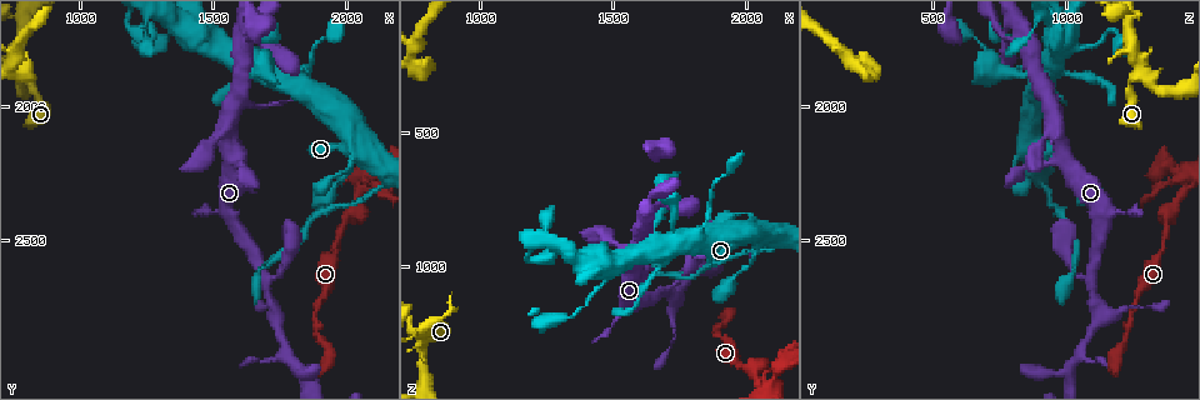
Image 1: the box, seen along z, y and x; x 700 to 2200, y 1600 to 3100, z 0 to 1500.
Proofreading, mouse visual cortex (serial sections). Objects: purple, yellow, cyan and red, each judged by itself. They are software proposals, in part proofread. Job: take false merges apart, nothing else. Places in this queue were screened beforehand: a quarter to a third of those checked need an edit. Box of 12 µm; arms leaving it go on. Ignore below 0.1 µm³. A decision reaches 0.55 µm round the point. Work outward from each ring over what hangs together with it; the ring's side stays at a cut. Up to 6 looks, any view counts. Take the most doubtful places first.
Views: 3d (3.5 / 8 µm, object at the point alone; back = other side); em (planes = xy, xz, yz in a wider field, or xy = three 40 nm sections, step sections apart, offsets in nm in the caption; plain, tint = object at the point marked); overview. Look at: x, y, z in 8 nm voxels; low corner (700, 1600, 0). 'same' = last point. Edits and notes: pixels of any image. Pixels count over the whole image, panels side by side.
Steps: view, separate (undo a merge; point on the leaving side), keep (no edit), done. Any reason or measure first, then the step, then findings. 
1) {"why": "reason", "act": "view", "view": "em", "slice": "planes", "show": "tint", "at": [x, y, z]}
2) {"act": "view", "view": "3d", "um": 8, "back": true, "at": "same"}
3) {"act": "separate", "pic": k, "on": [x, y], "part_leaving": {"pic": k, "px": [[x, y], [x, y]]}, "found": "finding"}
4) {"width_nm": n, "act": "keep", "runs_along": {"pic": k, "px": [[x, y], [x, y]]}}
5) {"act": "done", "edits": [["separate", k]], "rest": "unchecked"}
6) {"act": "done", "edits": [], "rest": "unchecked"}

{"why": "sharp bend", "act": "view", "view": "3d", "um": 8, "back": true, "at": [2120, 2320, 940]}

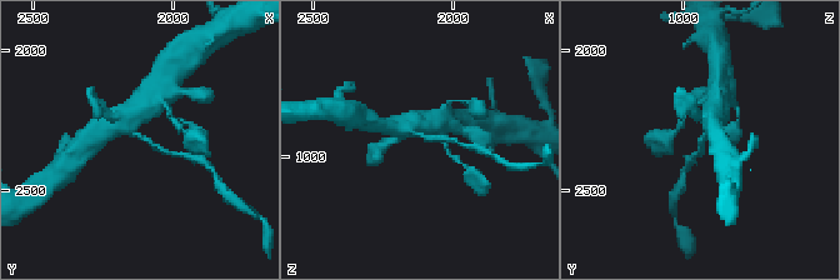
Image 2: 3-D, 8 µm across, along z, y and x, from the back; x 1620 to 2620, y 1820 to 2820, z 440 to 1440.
{"act": "view", "view": "em", "slice": "xy", "step": 1, "show": "tint", "at": [2110, 2310, 920]}

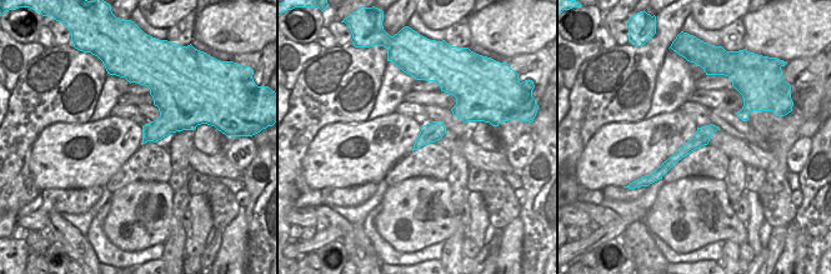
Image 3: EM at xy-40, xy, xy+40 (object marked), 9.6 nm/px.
{"act": "separate", "pic": 2, "on": [155, 146], "part_leaving": {"pic": 2, "px": [[138, 135], [165, 153], [185, 155]]}, "found": "two cells meet here"}

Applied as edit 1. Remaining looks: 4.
{"why": "see it whole again", "act": "view", "view": "overview"}

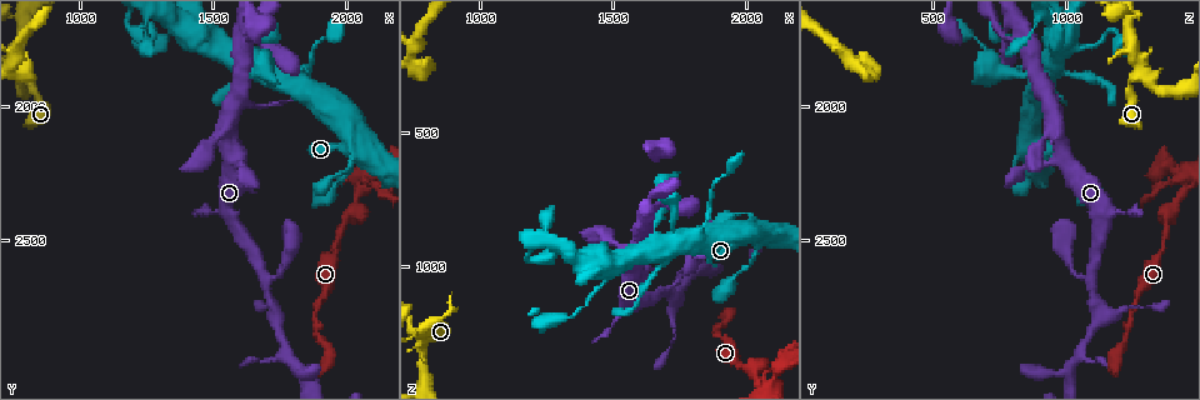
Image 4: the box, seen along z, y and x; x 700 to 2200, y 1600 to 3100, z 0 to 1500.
{"why": "thin neck", "act": "view", "view": "3d", "um": 8, "at": [2110, 2250, 1420]}

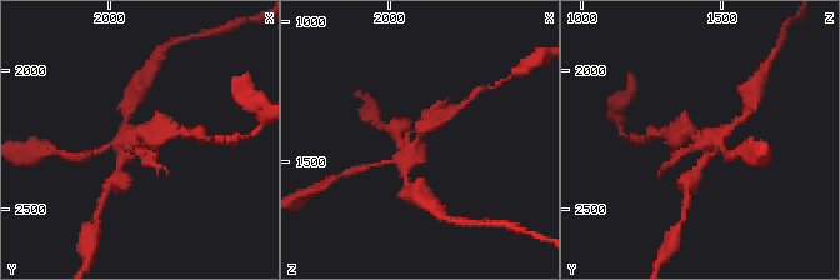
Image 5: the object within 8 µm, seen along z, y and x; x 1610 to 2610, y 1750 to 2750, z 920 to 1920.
{"why": "closer look", "act": "view", "view": "3d", "um": 3.5, "at": [2110, 2240, 1420]}

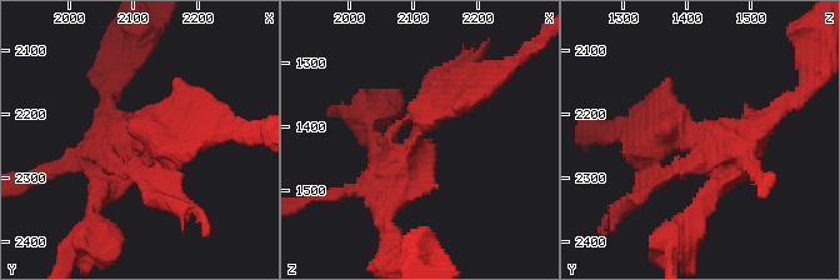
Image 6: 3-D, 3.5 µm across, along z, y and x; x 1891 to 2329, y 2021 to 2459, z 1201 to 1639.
{"act": "view", "view": "em", "slice": "planes", "show": "tint", "at": [2110, 2245, 1410]}

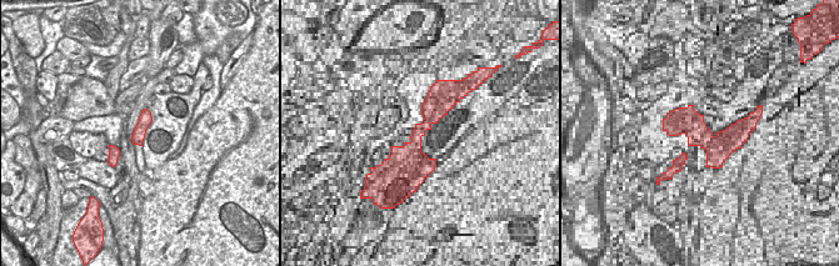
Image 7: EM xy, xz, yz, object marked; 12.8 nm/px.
{"arms": 3, "act": "separate", "pic": 6, "on": [416, 105], "part_leaving": {"pic": 6, "px": [[414, 144], [444, 84]]}, "found": "a second cell is stuck on"}

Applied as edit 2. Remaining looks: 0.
{"act": "done", "edits": [["separate", 2], ["separate", 6]], "rest": "unchecked"}

